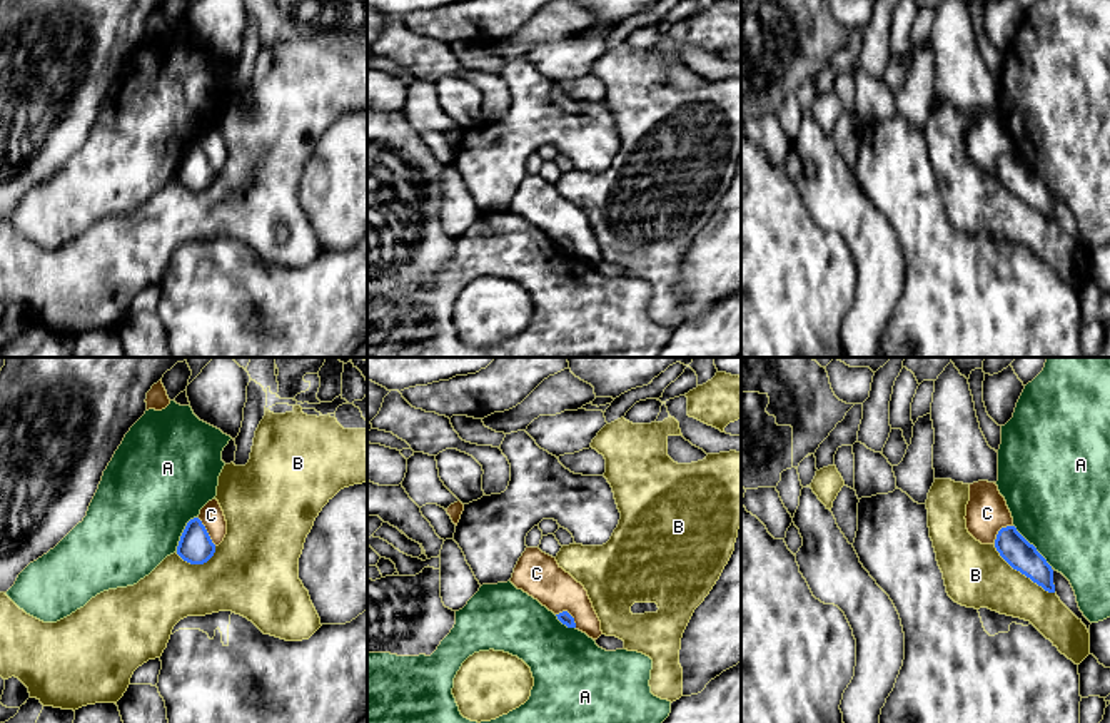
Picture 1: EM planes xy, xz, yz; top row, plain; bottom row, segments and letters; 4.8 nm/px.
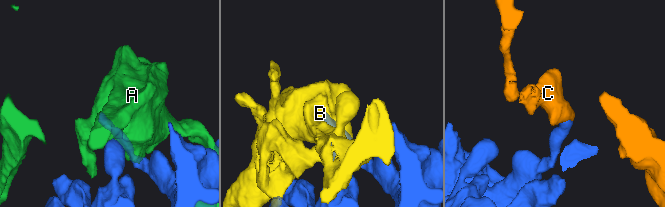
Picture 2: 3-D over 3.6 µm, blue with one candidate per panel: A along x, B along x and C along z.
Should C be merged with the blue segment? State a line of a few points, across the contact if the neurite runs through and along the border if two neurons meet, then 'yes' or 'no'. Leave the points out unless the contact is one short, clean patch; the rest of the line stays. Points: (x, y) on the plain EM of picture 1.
line xy (197, 144), (216, 171); no

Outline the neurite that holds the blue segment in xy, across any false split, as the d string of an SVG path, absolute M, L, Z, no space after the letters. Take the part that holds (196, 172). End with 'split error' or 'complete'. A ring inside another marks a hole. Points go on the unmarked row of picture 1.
M199 144L190 145L180 162L177 180L190 190L204 190L214 179L215 170L202 147Z | complete

